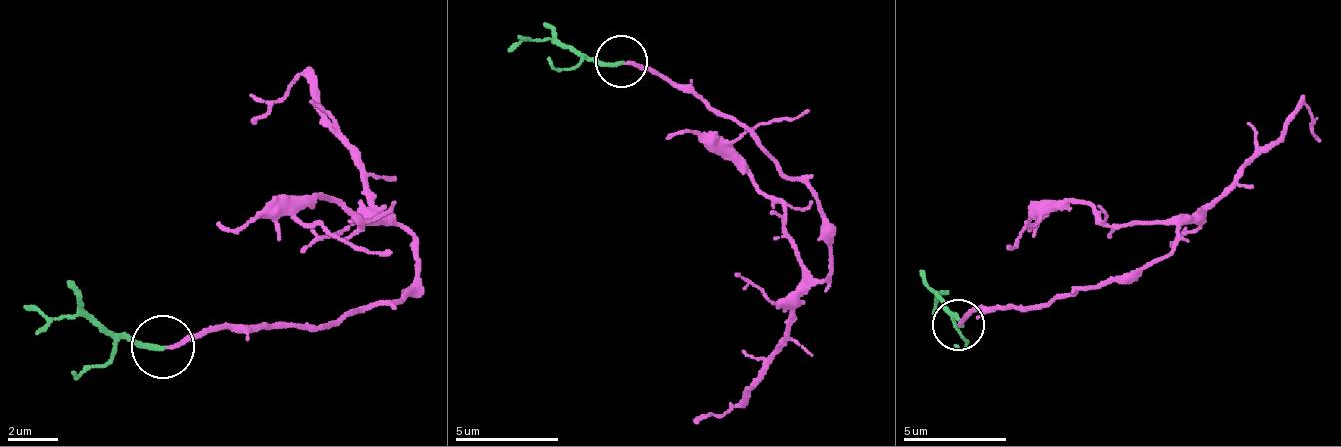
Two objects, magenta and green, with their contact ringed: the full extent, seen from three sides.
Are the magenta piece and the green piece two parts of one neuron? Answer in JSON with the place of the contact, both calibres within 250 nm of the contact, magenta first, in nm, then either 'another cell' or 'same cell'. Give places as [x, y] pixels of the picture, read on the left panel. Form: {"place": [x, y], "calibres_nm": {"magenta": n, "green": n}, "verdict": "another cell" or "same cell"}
{"place": [162, 347], "calibres_nm": {"magenta": 170, "green": 200}, "verdict": "same cell"}

